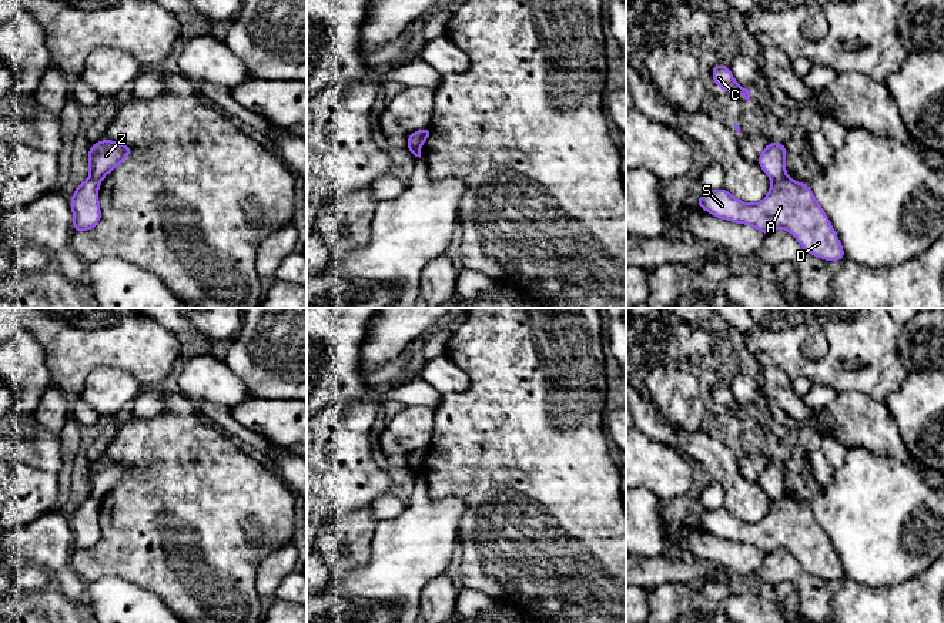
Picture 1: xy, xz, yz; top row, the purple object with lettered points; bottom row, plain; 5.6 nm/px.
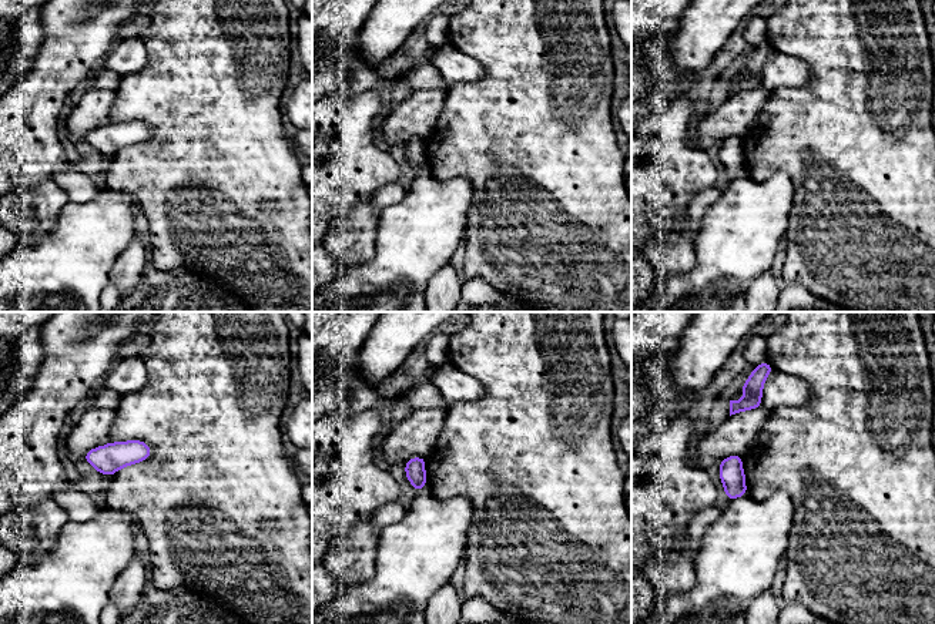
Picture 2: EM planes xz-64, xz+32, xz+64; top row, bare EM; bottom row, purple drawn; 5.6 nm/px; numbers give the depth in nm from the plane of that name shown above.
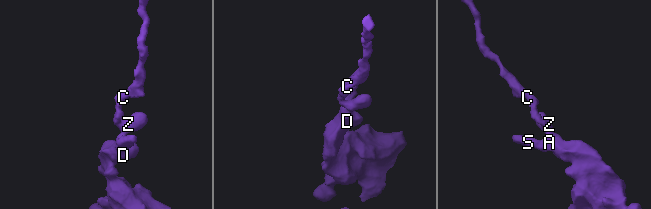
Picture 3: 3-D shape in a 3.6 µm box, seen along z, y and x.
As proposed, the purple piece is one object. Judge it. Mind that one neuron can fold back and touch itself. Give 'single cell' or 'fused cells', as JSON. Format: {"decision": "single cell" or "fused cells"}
{"decision": "fused cells"}

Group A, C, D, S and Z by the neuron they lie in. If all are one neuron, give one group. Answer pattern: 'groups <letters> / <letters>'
groups A D S / C Z

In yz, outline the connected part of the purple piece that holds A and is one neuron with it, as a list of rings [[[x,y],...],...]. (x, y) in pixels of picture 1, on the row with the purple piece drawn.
[[[789,177],[771,181],[769,194],[757,204],[743,202],[720,188],[704,191],[697,207],[720,220],[751,225],[764,235],[784,228],[806,252],[824,261],[846,261],[838,235],[810,185]]]

